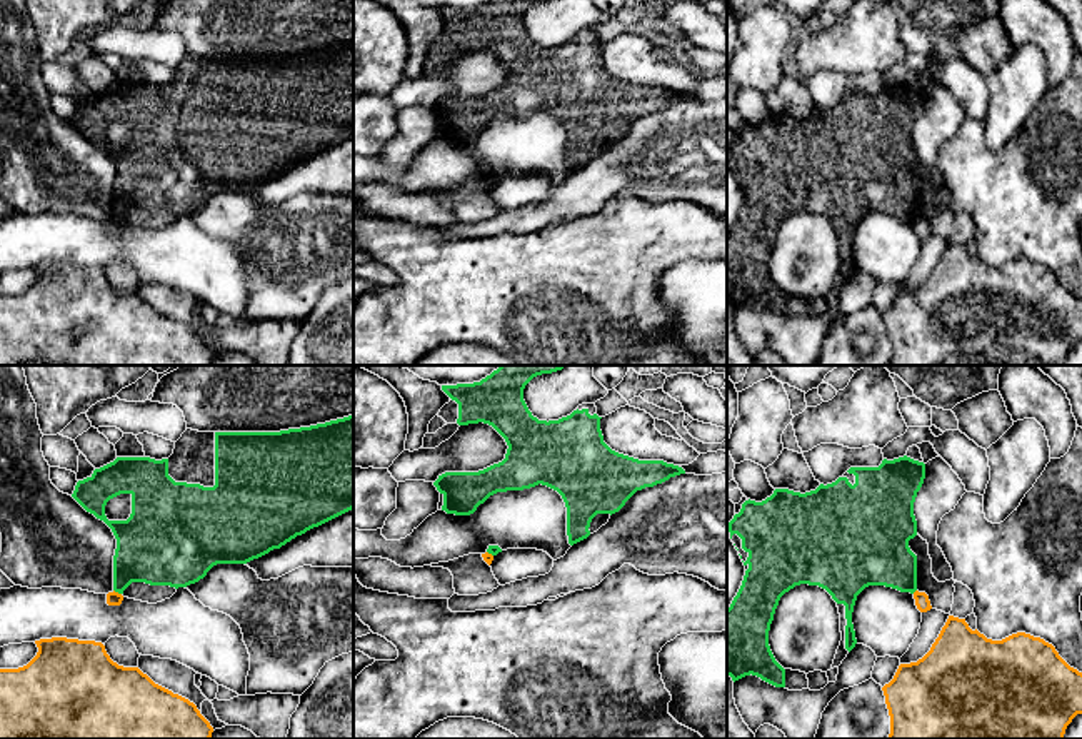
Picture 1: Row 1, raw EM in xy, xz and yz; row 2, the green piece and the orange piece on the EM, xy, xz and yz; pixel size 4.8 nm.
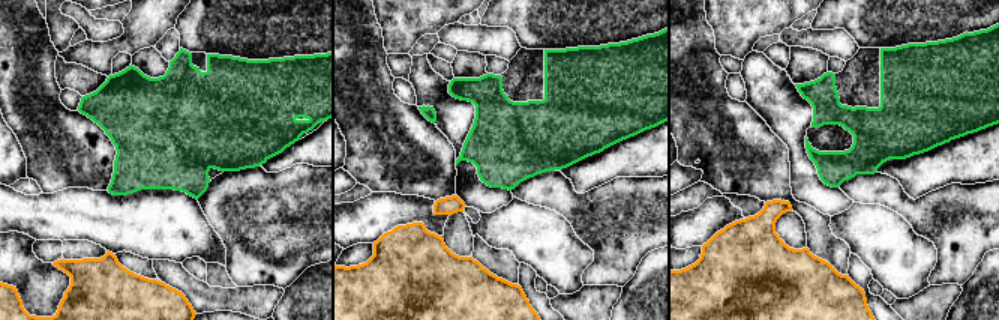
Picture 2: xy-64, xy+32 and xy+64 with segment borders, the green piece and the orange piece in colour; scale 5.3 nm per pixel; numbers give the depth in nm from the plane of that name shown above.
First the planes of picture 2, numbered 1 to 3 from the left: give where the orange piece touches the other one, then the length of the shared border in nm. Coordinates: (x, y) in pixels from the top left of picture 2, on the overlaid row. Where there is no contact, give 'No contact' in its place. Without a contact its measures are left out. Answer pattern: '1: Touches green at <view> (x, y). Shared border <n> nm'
1: No contact
2: No contact
3: No contact

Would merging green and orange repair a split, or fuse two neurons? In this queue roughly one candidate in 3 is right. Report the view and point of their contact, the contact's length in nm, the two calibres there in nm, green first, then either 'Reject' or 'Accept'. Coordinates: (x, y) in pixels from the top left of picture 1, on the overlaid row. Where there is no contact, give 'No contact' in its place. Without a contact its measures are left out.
Touches green at xy (117, 591). Shared border 50 nm. Thickness 320 nm (green) against 70 nm. Reject

